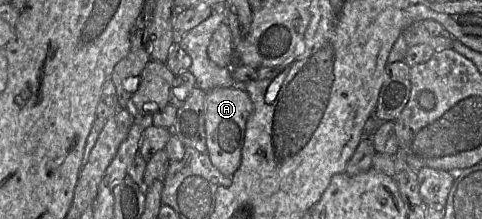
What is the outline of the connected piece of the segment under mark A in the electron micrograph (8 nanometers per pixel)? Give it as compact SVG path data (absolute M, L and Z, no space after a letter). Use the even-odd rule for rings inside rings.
M217 87L207 92L204 125L207 154L223 175L232 176L241 164L246 122L252 112L252 102L245 90Z

